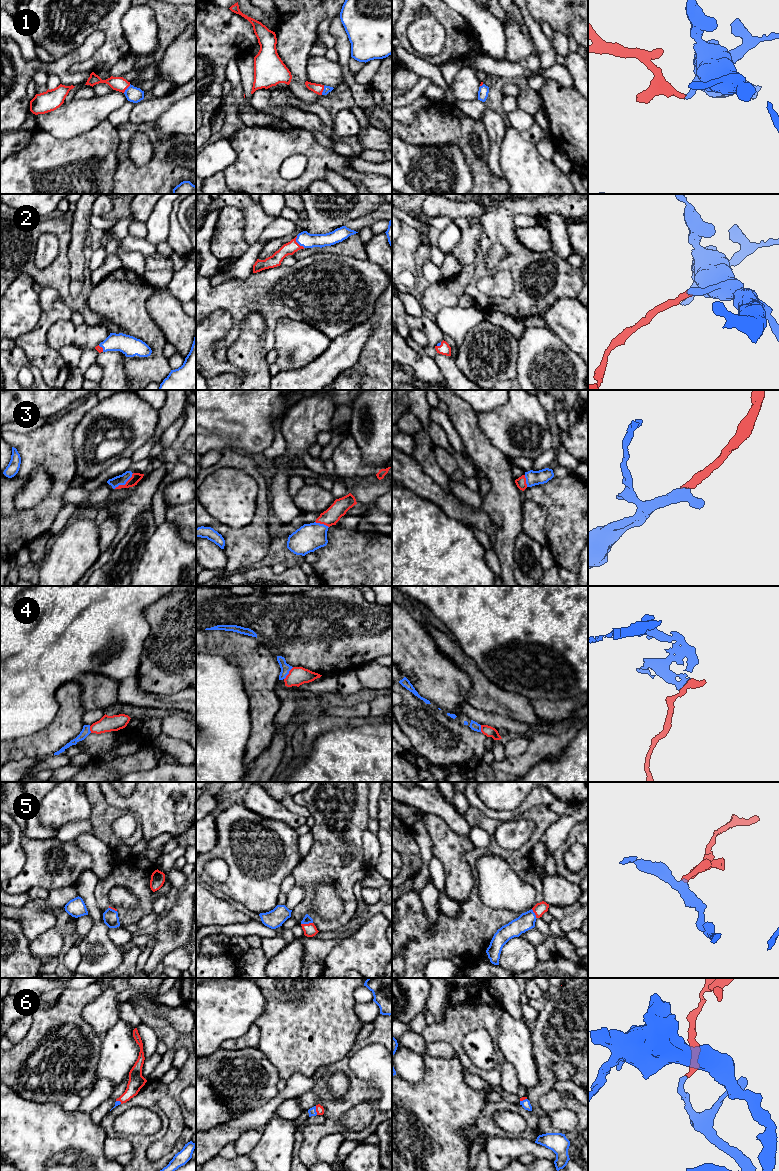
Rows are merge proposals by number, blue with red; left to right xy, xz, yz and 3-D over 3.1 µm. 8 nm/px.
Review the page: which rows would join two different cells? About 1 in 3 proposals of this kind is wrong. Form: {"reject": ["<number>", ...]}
{"reject": ["4"]}

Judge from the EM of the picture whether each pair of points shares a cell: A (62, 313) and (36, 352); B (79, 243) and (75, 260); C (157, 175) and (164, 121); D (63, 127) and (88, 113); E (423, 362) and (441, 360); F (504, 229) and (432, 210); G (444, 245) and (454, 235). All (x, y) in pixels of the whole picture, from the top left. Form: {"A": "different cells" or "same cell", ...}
{"A": "same cell", "B": "same cell", "C": "different cells", "D": "same cell", "E": "different cells", "F": "different cells", "G": "same cell"}

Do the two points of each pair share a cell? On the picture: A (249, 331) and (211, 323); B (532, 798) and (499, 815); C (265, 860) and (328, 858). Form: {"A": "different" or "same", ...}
{"A": "different", "B": "same", "C": "different"}

